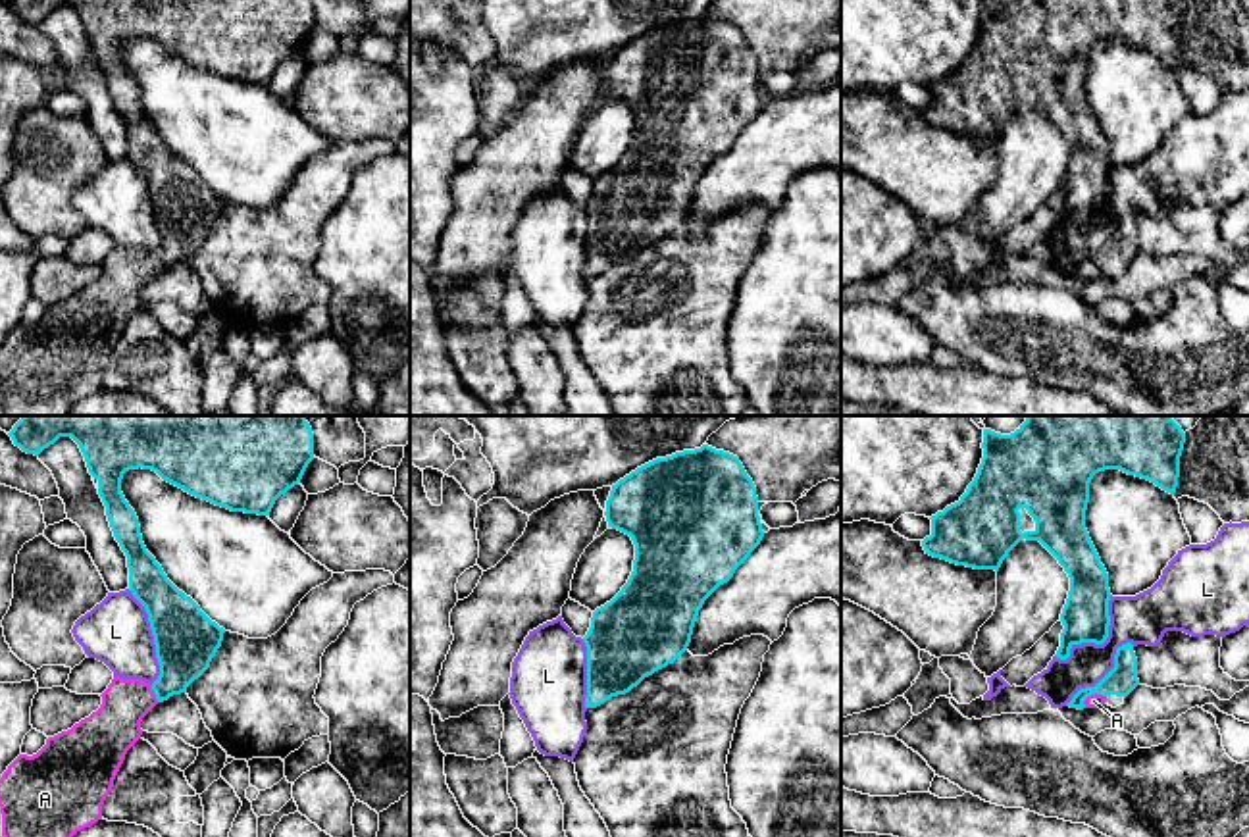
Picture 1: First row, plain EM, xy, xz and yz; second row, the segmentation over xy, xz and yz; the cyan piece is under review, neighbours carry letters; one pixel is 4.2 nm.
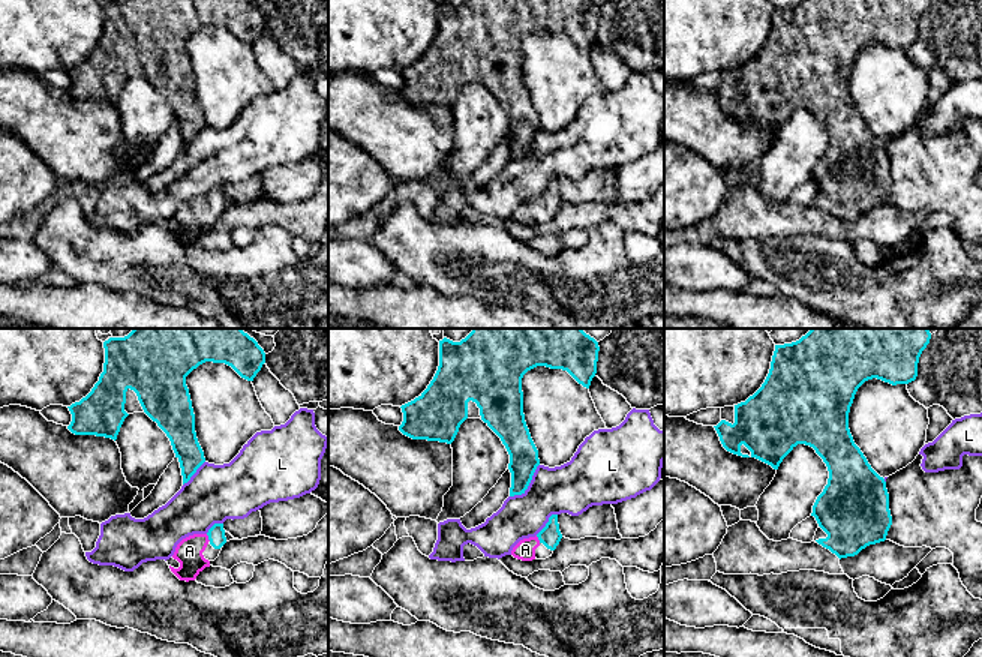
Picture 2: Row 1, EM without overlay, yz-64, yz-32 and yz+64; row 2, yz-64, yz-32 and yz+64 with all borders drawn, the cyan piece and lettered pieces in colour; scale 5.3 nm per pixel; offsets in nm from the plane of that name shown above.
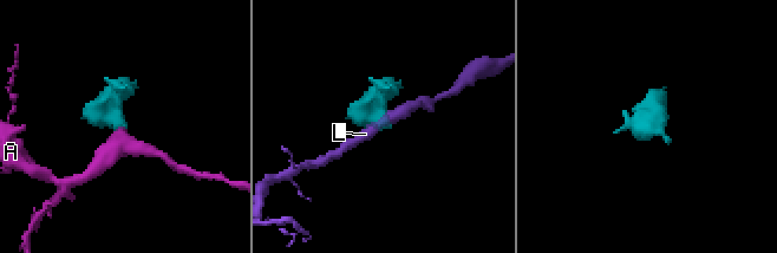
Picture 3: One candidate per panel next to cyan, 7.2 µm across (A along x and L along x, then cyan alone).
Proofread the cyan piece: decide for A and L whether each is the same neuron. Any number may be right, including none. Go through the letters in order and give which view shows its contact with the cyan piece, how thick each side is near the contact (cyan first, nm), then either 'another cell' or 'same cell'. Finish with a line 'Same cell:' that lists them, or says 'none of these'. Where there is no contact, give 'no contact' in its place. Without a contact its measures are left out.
A: yz | 120/60 nm | same cell
L: yz | 190/200 nm | another cell
Same cell: A

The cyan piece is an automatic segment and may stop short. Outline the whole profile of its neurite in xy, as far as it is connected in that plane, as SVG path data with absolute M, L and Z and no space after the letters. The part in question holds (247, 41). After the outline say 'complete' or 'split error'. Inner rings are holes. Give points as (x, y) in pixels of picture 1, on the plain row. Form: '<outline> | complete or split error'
M10 0L15 15L27 23L38 25L60 6L71 6L87 31L89 42L98 50L98 63L106 75L106 85L115 110L127 125L129 160L144 175L156 214L160 233L158 248L148 254L140 248L114 246L100 264L102 273L89 287L71 298L46 308L46 314L33 325L19 323L0 346L0 383L2 406L6 416L67 416L69 408L102 389L102 373L114 356L114 348L125 329L127 319L140 308L142 287L173 264L187 262L187 256L198 248L221 216L225 198L212 190L200 175L179 160L164 142L156 127L146 119L135 79L121 62L123 42L129 38L152 38L164 50L185 62L208 69L231 81L269 85L275 69L300 52L308 33L314 29L312 0Z | split error

